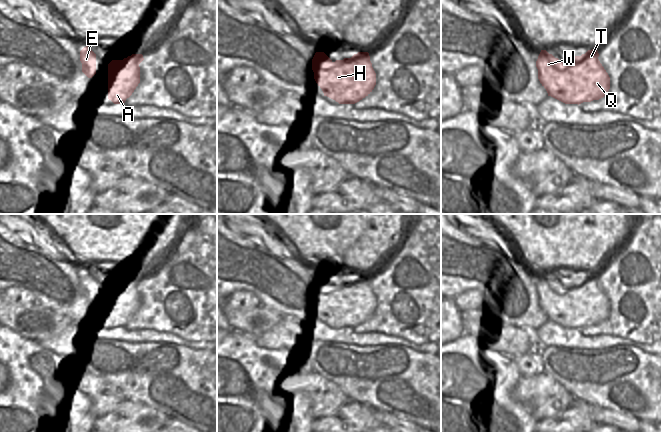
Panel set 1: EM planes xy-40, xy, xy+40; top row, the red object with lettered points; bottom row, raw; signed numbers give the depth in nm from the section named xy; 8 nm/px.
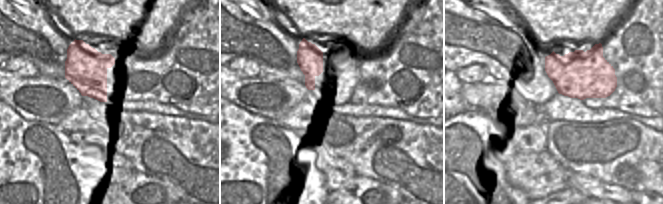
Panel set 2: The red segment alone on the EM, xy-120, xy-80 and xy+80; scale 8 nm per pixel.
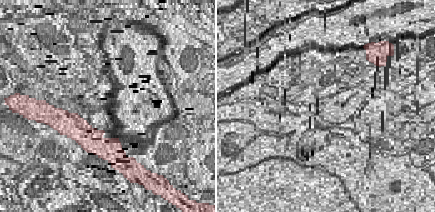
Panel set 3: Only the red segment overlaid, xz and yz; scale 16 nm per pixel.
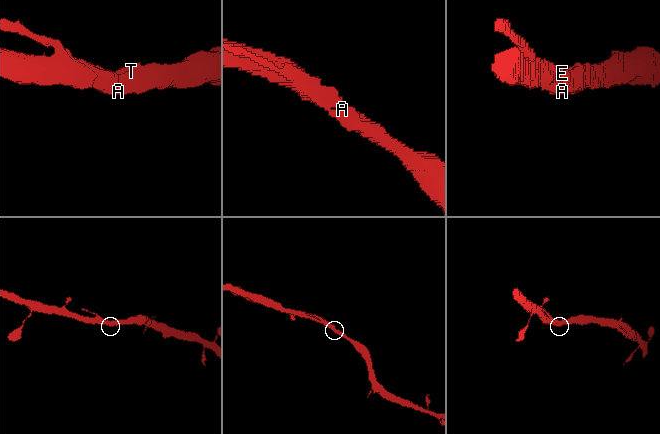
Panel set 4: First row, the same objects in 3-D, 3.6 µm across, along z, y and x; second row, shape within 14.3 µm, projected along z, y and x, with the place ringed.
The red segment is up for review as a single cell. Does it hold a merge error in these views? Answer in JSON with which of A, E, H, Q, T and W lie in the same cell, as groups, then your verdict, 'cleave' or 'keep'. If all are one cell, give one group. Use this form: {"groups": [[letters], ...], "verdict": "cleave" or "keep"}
{"groups": [["A", "E", "H", "Q", "T", "W"]], "verdict": "keep"}

